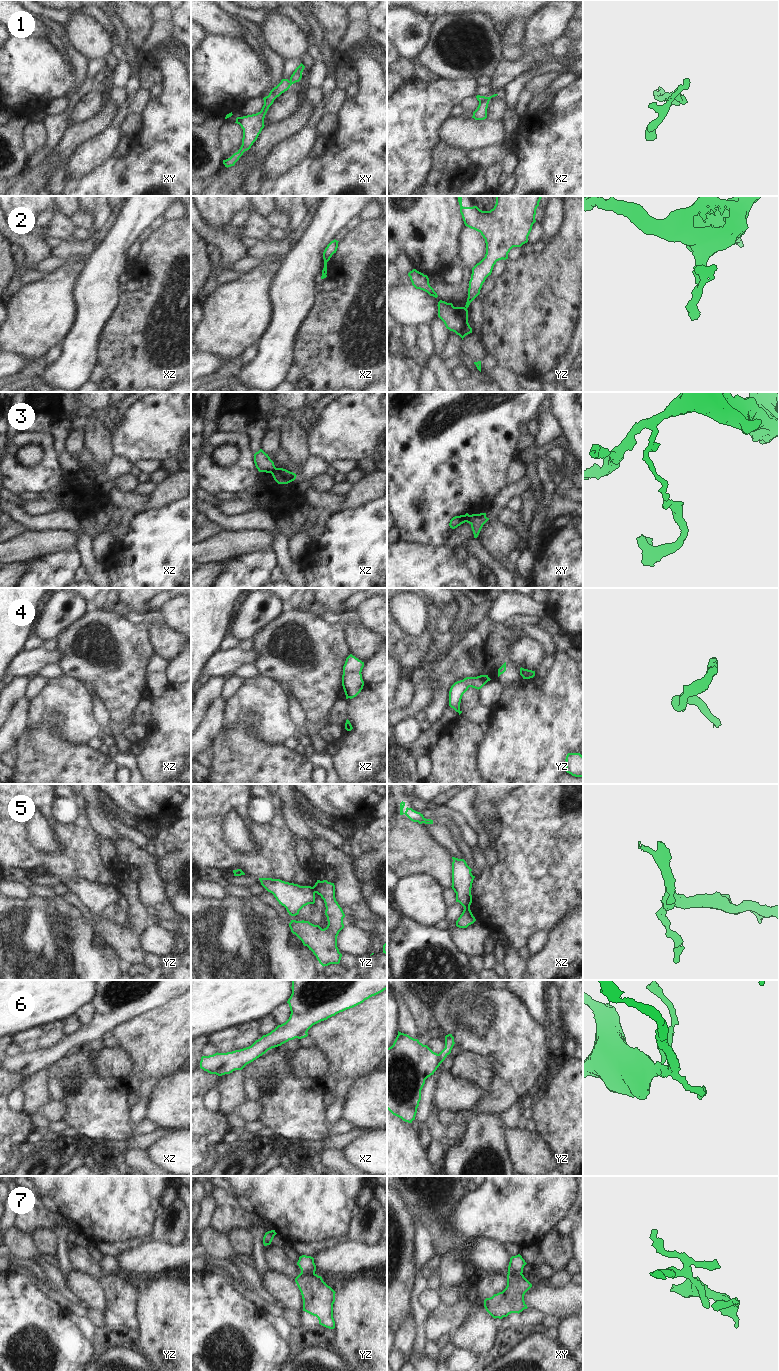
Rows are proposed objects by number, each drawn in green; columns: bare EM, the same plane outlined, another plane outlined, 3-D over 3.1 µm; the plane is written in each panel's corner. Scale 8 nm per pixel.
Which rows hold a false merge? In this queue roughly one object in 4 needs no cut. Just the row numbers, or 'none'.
1, 2, 3, 5, 6, 7

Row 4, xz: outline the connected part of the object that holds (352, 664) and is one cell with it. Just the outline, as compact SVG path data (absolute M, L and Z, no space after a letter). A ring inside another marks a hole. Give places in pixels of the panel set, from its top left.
M350 654L343 666L342 686L346 695L346 699L356 697L364 686L362 679L362 669L364 662Z

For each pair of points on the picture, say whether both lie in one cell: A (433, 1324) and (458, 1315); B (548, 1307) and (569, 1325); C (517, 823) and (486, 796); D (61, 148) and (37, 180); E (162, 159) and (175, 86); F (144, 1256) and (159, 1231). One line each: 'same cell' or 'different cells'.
A: same cell
B: different cells
C: different cells
D: same cell
E: same cell
F: different cells

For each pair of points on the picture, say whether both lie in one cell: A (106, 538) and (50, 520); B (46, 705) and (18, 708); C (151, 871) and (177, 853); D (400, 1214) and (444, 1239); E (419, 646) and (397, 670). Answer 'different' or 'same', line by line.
A: different
B: different
C: different
D: different
E: different

